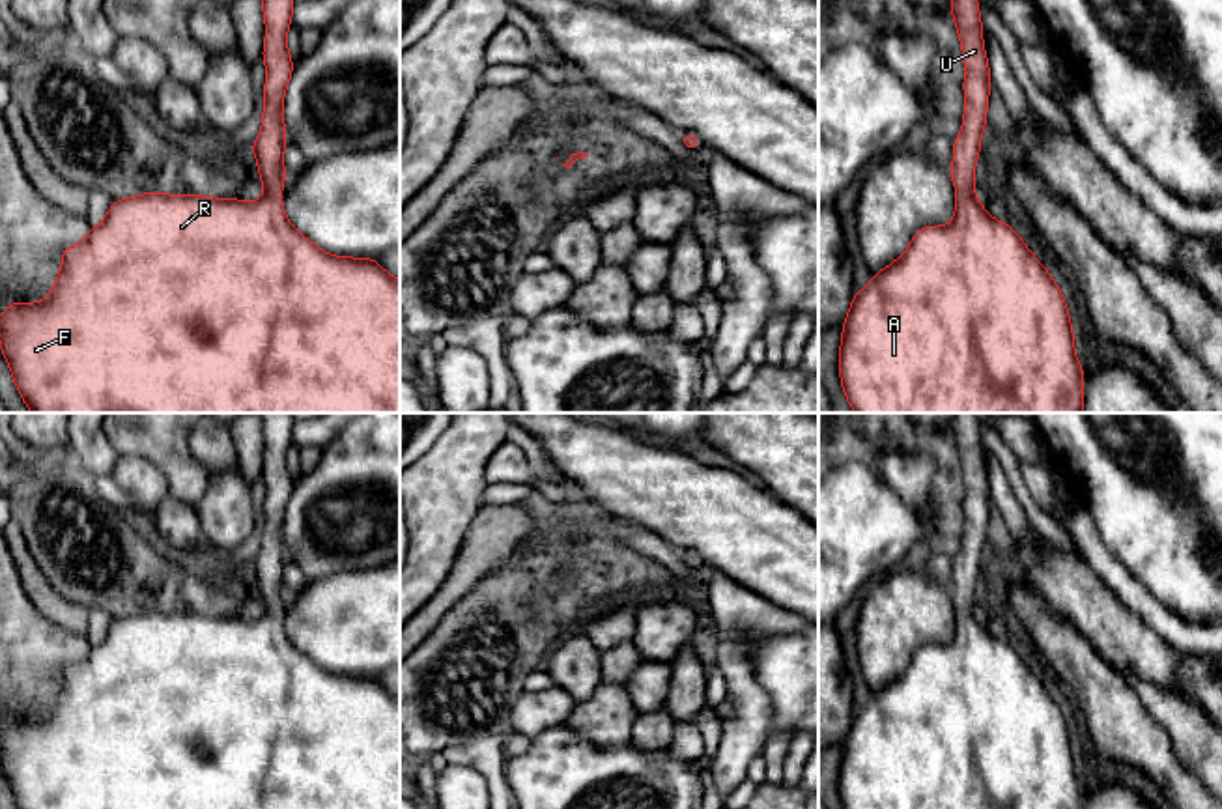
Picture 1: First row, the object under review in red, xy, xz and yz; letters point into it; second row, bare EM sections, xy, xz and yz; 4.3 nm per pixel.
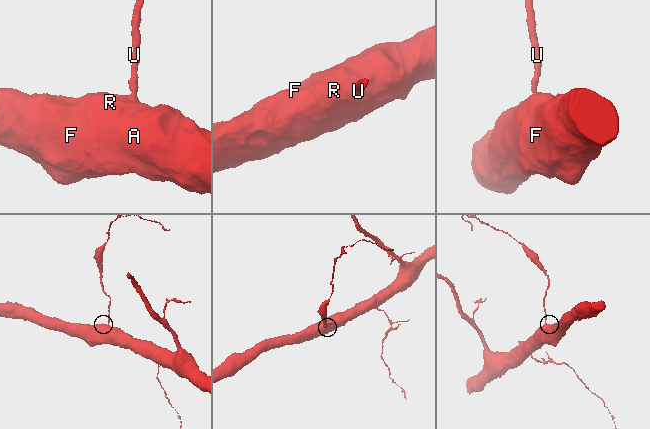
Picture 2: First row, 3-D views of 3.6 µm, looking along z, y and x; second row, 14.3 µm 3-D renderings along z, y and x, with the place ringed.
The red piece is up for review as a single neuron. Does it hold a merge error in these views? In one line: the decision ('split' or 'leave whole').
leave whole

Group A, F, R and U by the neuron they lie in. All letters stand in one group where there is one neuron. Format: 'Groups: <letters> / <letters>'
Groups: A F R U

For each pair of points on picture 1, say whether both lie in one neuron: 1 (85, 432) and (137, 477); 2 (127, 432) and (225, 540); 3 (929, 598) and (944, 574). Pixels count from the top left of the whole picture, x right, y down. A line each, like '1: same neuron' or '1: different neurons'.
1: different neurons
2: same neuron
3: different neurons

